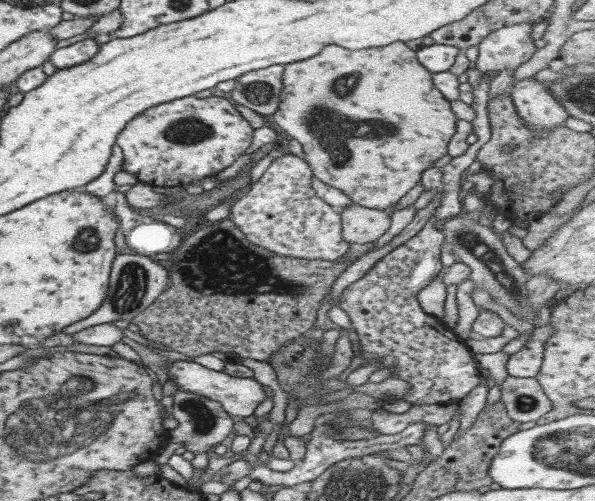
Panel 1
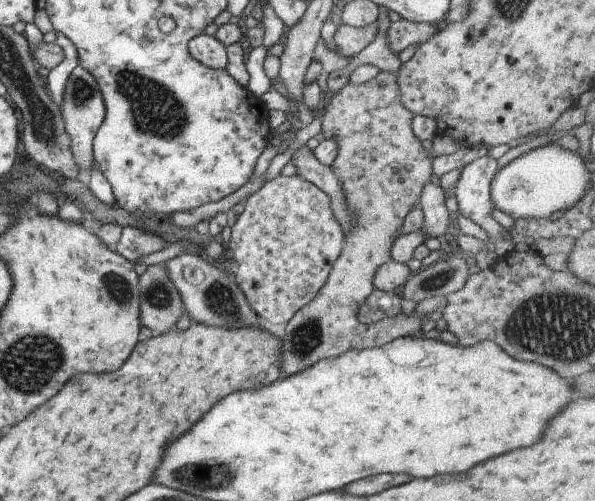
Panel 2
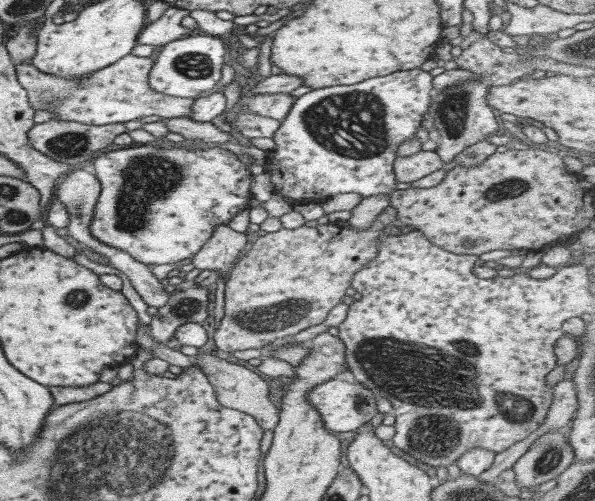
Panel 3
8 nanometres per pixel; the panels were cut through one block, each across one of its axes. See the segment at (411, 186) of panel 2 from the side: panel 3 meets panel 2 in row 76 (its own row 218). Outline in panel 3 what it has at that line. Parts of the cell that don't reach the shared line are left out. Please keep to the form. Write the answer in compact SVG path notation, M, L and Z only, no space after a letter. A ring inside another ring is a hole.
M389 205L387 208L383 208L383 212L379 213L366 229L360 231L351 228L348 222L328 222L326 224L316 225L315 227L301 225L294 229L280 228L275 232L266 233L258 237L253 242L251 249L248 252L245 251L245 254L238 259L228 273L228 277L224 283L224 313L219 326L213 333L213 344L215 344L217 349L230 353L234 350L249 350L249 348L262 349L269 344L291 337L300 330L305 330L307 327L315 326L323 322L325 316L327 316L327 312L329 312L335 304L339 304L340 298L345 296L345 290L350 287L352 274L357 272L359 268L363 268L368 262L371 262L371 260L375 258L378 244L380 244L380 235L384 233L382 230L385 230L395 218L395 209Z

